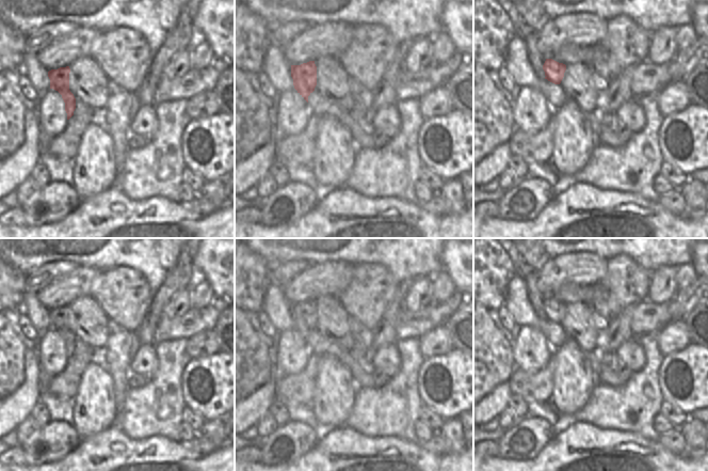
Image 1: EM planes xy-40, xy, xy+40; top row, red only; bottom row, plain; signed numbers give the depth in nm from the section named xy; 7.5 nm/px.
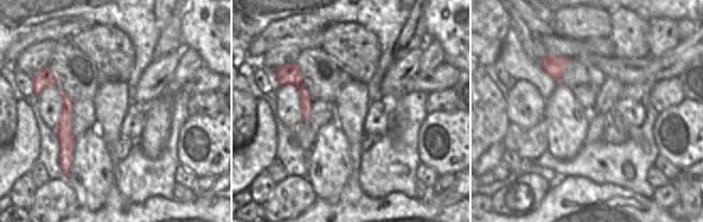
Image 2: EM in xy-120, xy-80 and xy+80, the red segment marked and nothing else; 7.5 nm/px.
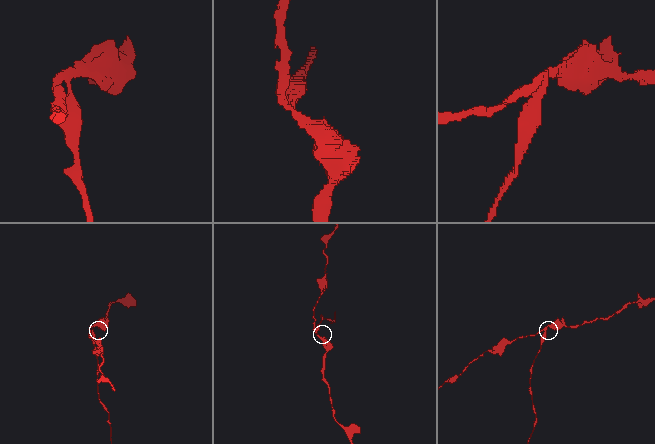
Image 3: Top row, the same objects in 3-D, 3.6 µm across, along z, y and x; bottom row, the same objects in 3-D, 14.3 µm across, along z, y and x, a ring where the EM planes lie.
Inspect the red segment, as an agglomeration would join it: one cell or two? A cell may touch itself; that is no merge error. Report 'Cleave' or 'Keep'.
Cleave

